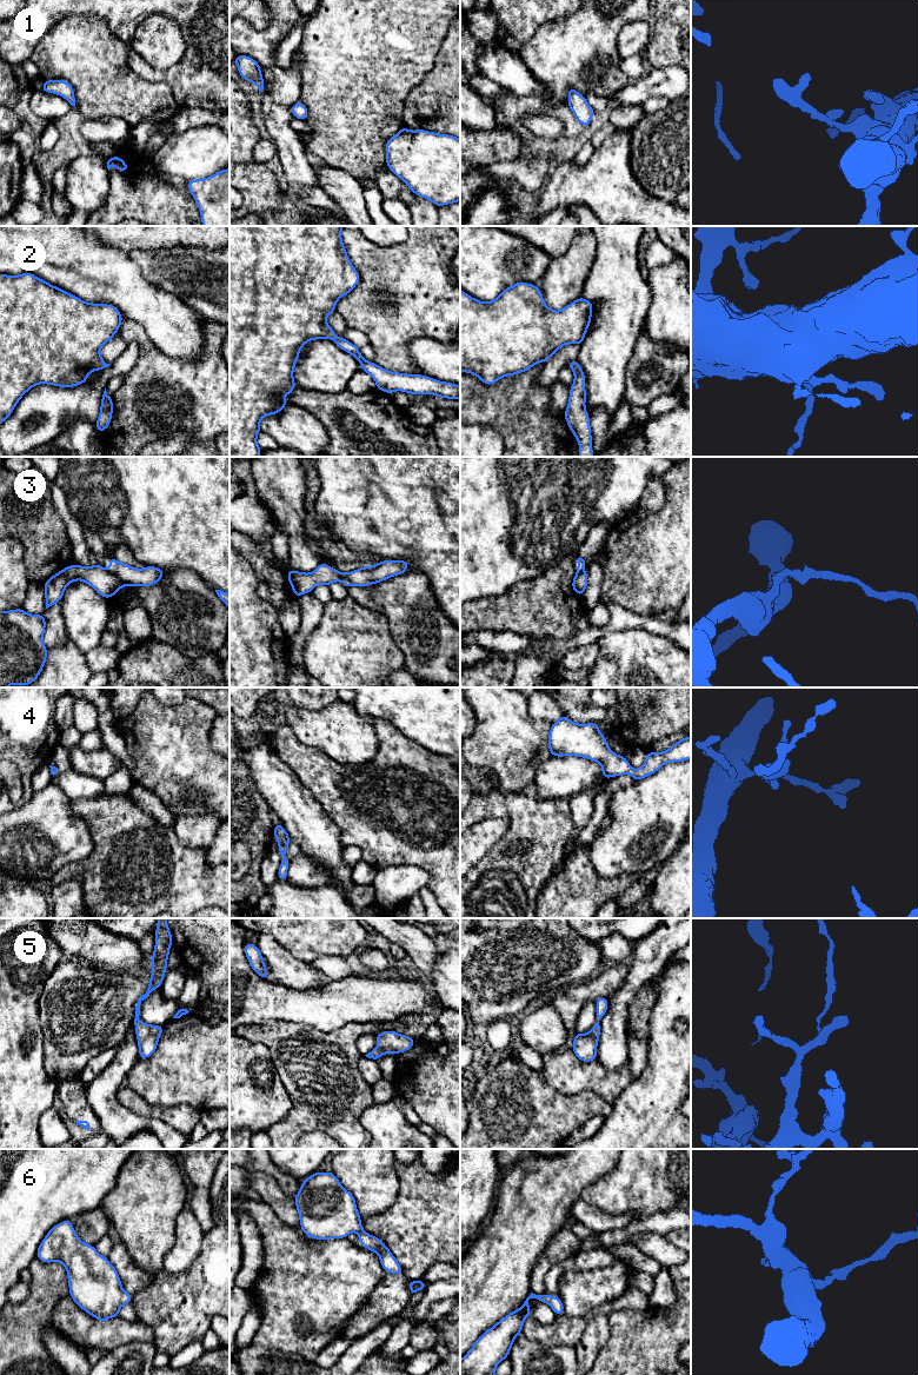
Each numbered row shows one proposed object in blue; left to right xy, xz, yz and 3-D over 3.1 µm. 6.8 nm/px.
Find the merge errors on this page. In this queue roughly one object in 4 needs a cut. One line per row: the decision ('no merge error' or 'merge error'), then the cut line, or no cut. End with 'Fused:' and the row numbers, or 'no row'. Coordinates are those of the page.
1: no merge error; cut none
2: no merge error; cut none
3: merge error; cut xy (107, 570), (115, 573), (124, 585)
4: no merge error; cut none
5: no merge error; cut none
6: no merge error; cut none
Fused: 3

